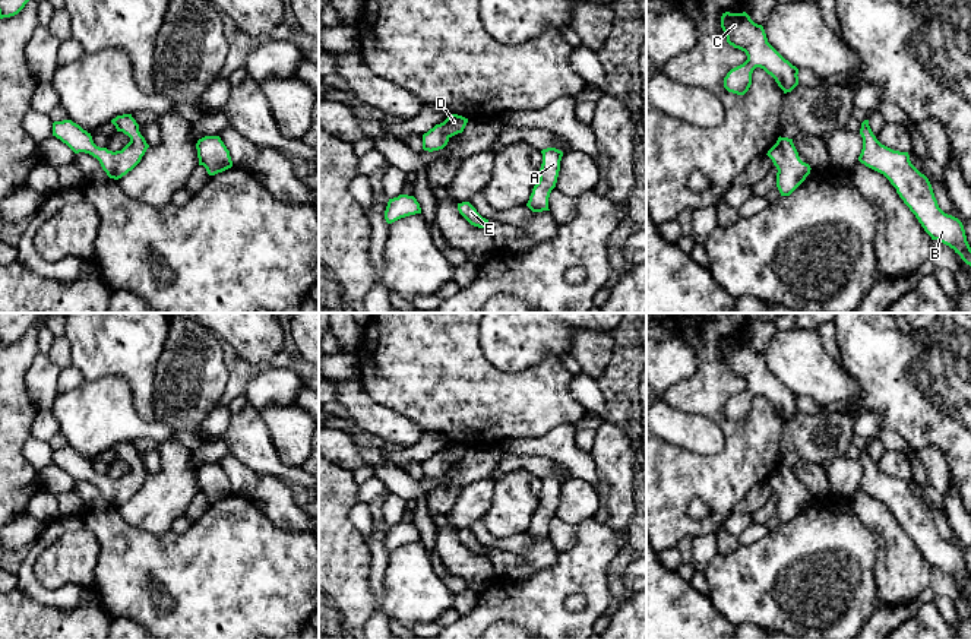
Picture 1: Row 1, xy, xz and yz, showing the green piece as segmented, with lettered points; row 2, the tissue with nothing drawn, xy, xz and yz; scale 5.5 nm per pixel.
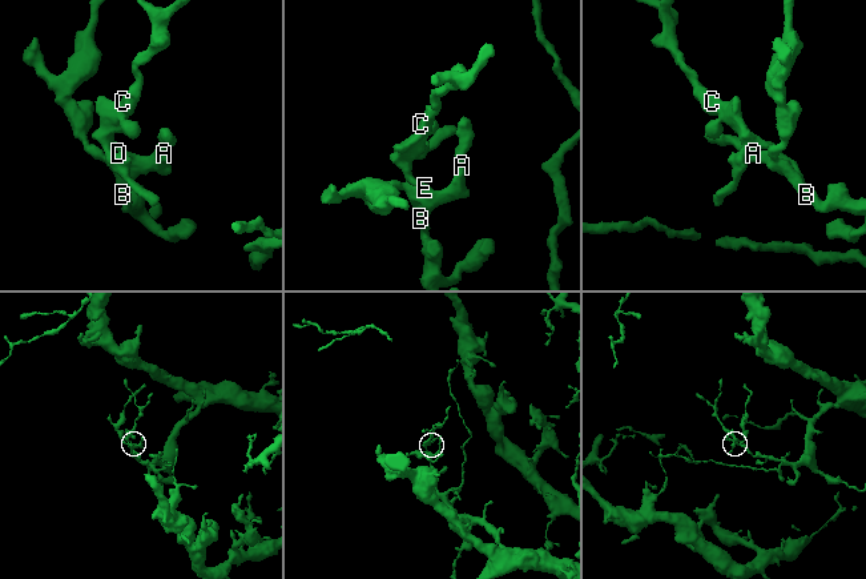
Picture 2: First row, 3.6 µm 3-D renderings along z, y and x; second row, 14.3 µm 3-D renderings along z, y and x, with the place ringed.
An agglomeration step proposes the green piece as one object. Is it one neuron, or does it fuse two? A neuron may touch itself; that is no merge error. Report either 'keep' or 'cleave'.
keep

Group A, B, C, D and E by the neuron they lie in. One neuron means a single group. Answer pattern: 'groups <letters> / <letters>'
groups A B C D E

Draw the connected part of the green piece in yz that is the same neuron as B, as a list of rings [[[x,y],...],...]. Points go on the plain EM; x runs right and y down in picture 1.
[[[869,447],[861,450],[860,462],[863,477],[858,488],[891,509],[932,567],[949,573],[971,594],[971,575],[962,550],[939,535],[929,506],[911,491],[908,480],[882,472],[873,462]]]

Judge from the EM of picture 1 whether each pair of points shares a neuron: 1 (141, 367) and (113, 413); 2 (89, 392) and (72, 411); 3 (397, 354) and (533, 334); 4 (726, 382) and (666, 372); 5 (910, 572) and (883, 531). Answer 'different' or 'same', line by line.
1: different
2: same
3: different
4: different
5: same

